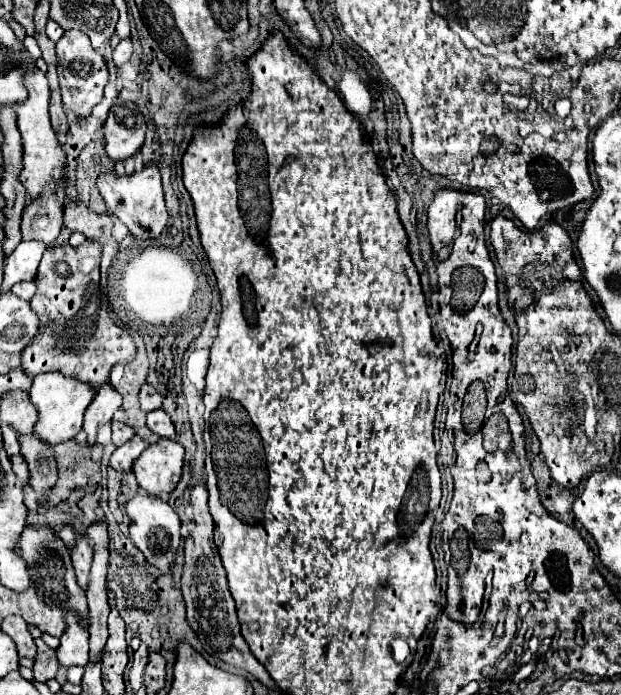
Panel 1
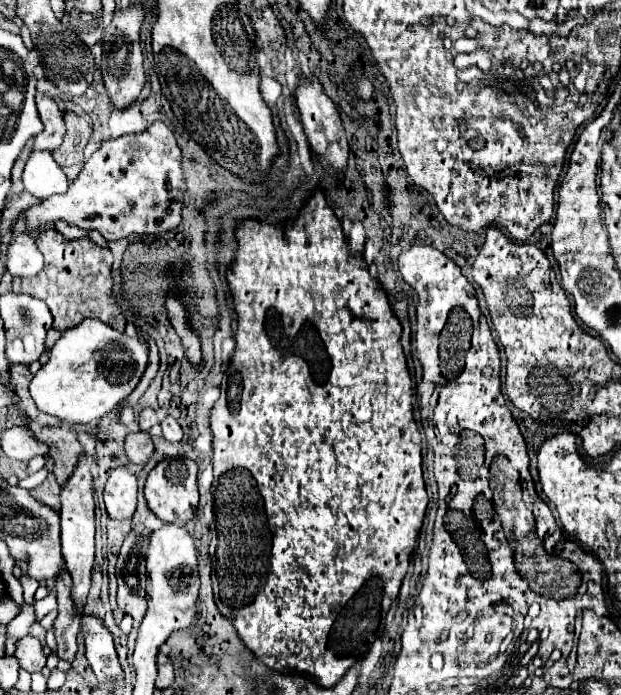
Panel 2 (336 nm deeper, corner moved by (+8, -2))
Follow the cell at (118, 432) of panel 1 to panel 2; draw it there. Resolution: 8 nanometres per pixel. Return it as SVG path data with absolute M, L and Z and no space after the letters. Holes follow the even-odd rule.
M129 432L125 438L125 454L133 464L147 462L153 452L153 442L147 432Z

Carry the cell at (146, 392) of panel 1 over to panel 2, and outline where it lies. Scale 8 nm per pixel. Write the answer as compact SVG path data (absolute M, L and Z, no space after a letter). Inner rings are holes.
M143 408L137 416L137 422L139 422L139 428L141 430L149 430L151 426L155 426L159 420L157 420L157 412L153 408Z

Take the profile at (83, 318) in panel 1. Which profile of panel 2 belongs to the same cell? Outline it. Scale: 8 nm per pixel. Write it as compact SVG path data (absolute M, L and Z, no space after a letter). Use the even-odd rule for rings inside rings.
M55 228L41 232L35 238L37 248L45 258L43 270L29 280L13 280L15 292L27 292L37 300L43 300L53 314L53 328L65 332L77 326L83 318L103 318L111 328L125 332L125 318L121 306L111 298L111 250L103 248L89 238L65 240Z

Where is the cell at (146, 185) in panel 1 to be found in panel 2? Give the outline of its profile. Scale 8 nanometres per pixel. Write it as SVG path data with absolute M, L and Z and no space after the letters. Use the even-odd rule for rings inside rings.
M153 122L141 134L103 142L65 194L29 206L23 218L31 234L53 226L57 220L85 230L97 230L105 240L129 238L131 234L161 234L181 222L183 194L181 150L173 132L163 122Z

